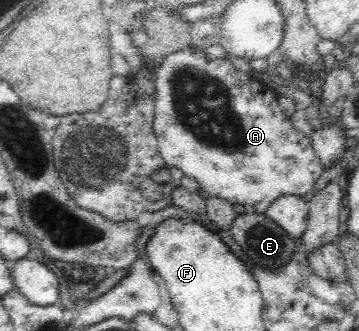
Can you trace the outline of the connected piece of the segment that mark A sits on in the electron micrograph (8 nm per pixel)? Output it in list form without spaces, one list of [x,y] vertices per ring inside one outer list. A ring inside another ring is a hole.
[[[191,45],[187,49],[176,50],[166,54],[160,63],[150,66],[146,72],[153,82],[154,93],[154,113],[152,127],[155,138],[159,146],[161,158],[167,165],[178,168],[184,176],[193,176],[196,178],[200,189],[205,190],[210,198],[219,197],[229,201],[229,203],[239,202],[244,204],[249,210],[256,213],[263,213],[264,210],[277,198],[286,194],[305,195],[305,193],[319,180],[319,176],[324,171],[321,159],[317,157],[316,151],[313,149],[311,136],[305,136],[297,131],[291,122],[291,119],[285,115],[283,108],[279,106],[279,95],[267,85],[254,80],[250,73],[237,70],[232,63],[226,58],[211,58],[203,49],[195,48]]]

